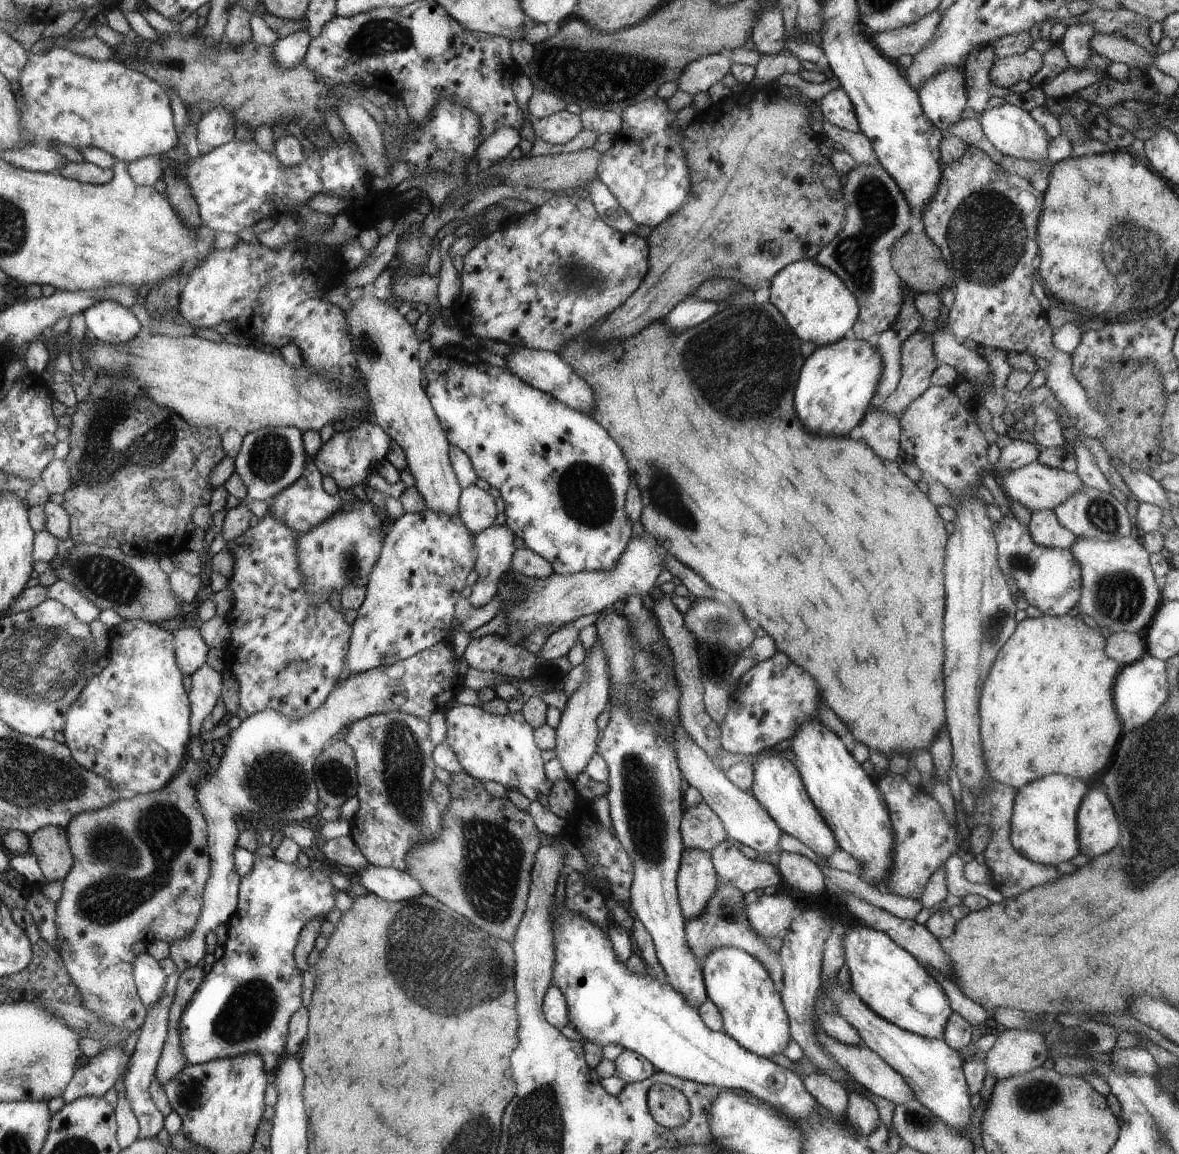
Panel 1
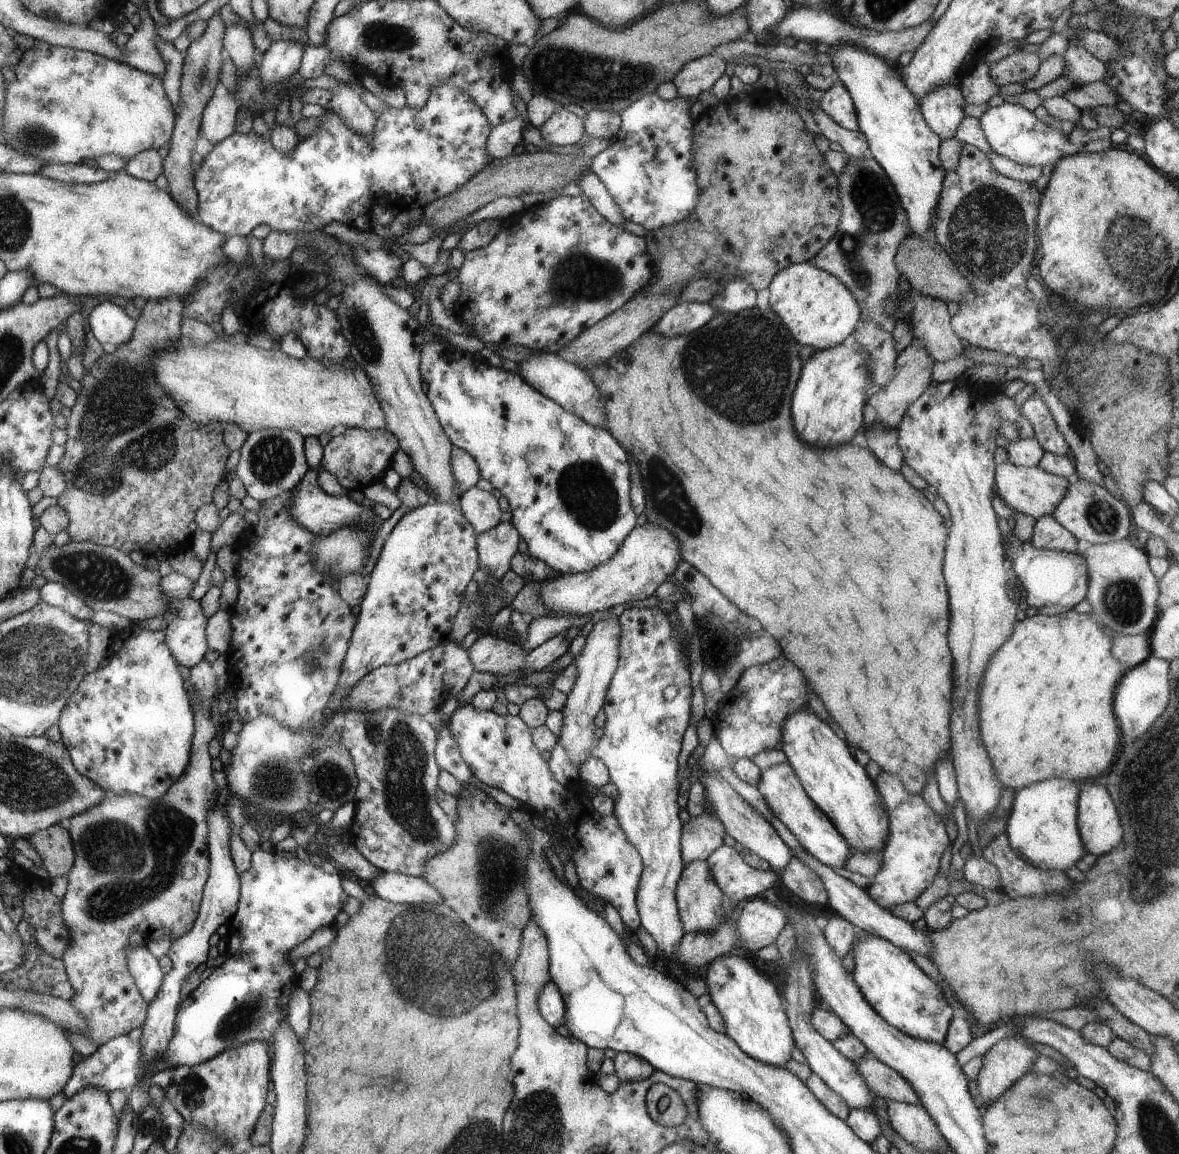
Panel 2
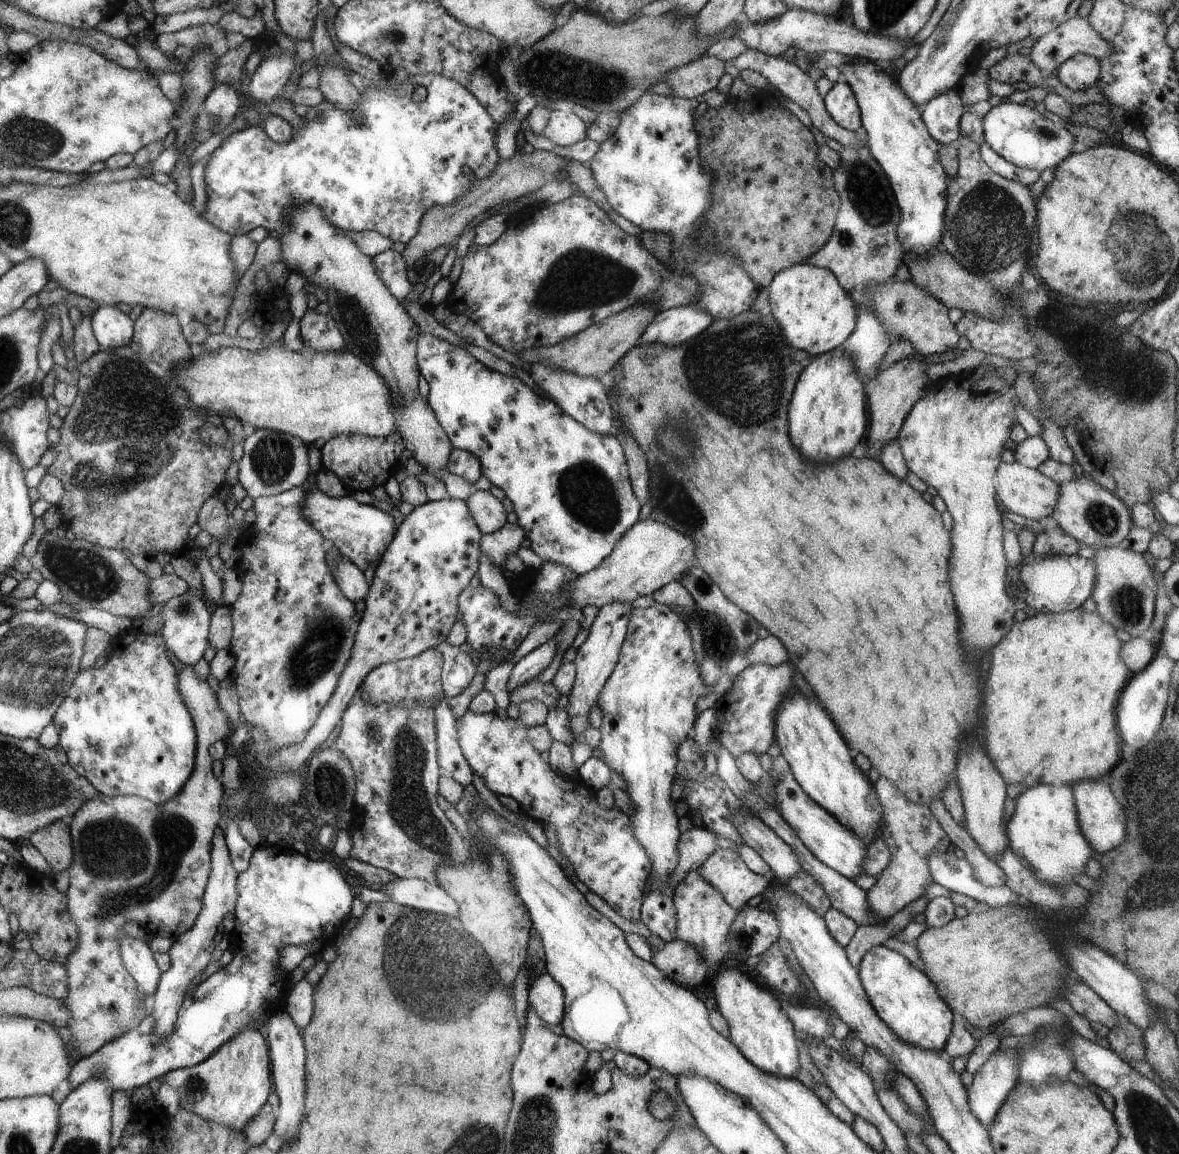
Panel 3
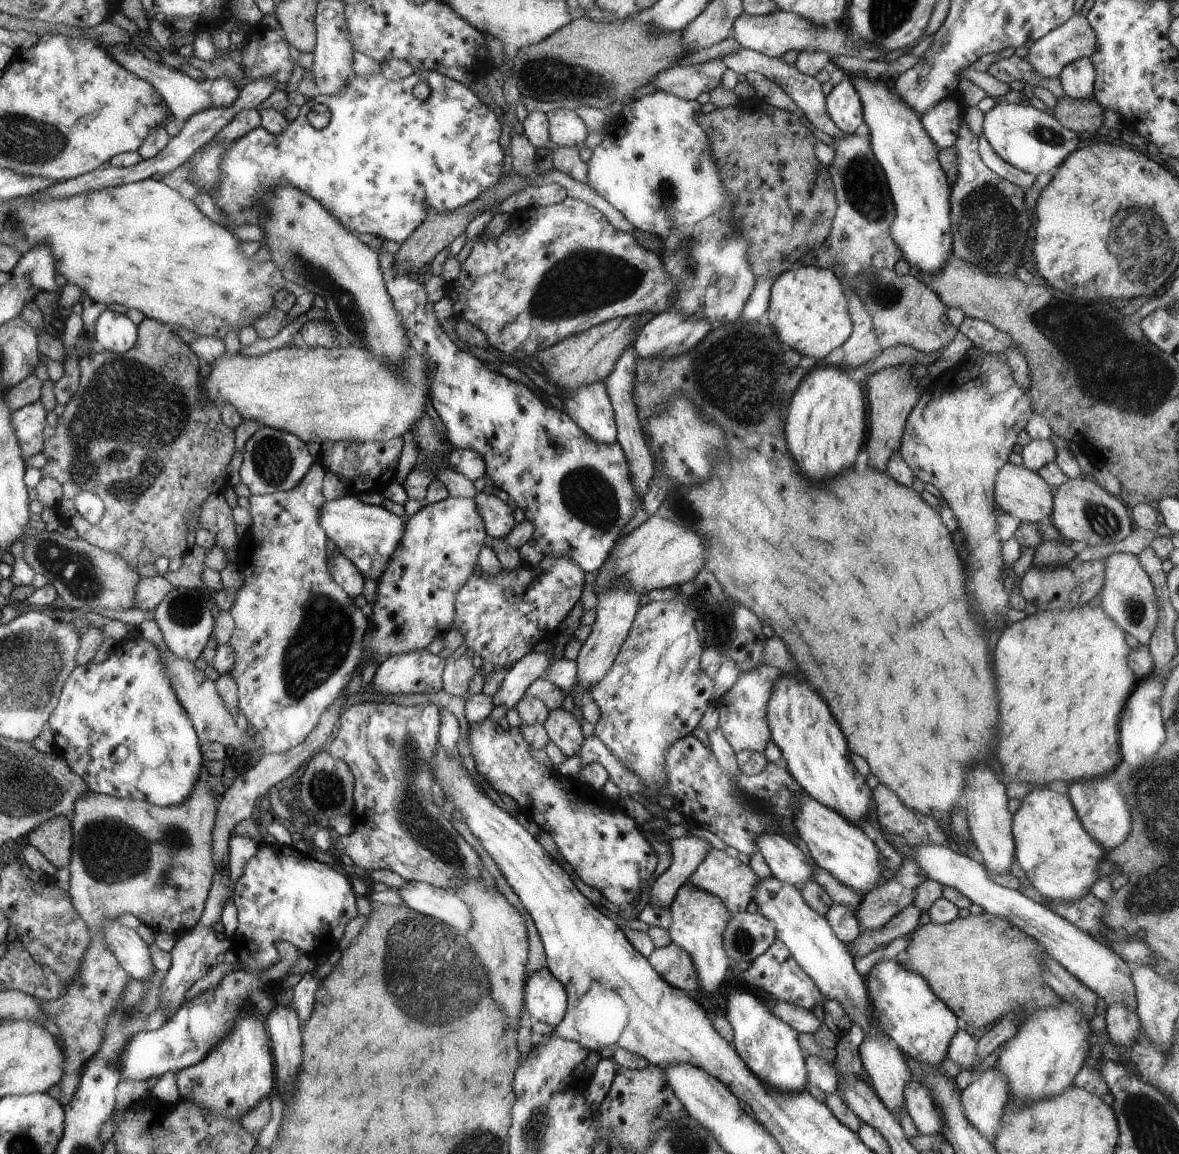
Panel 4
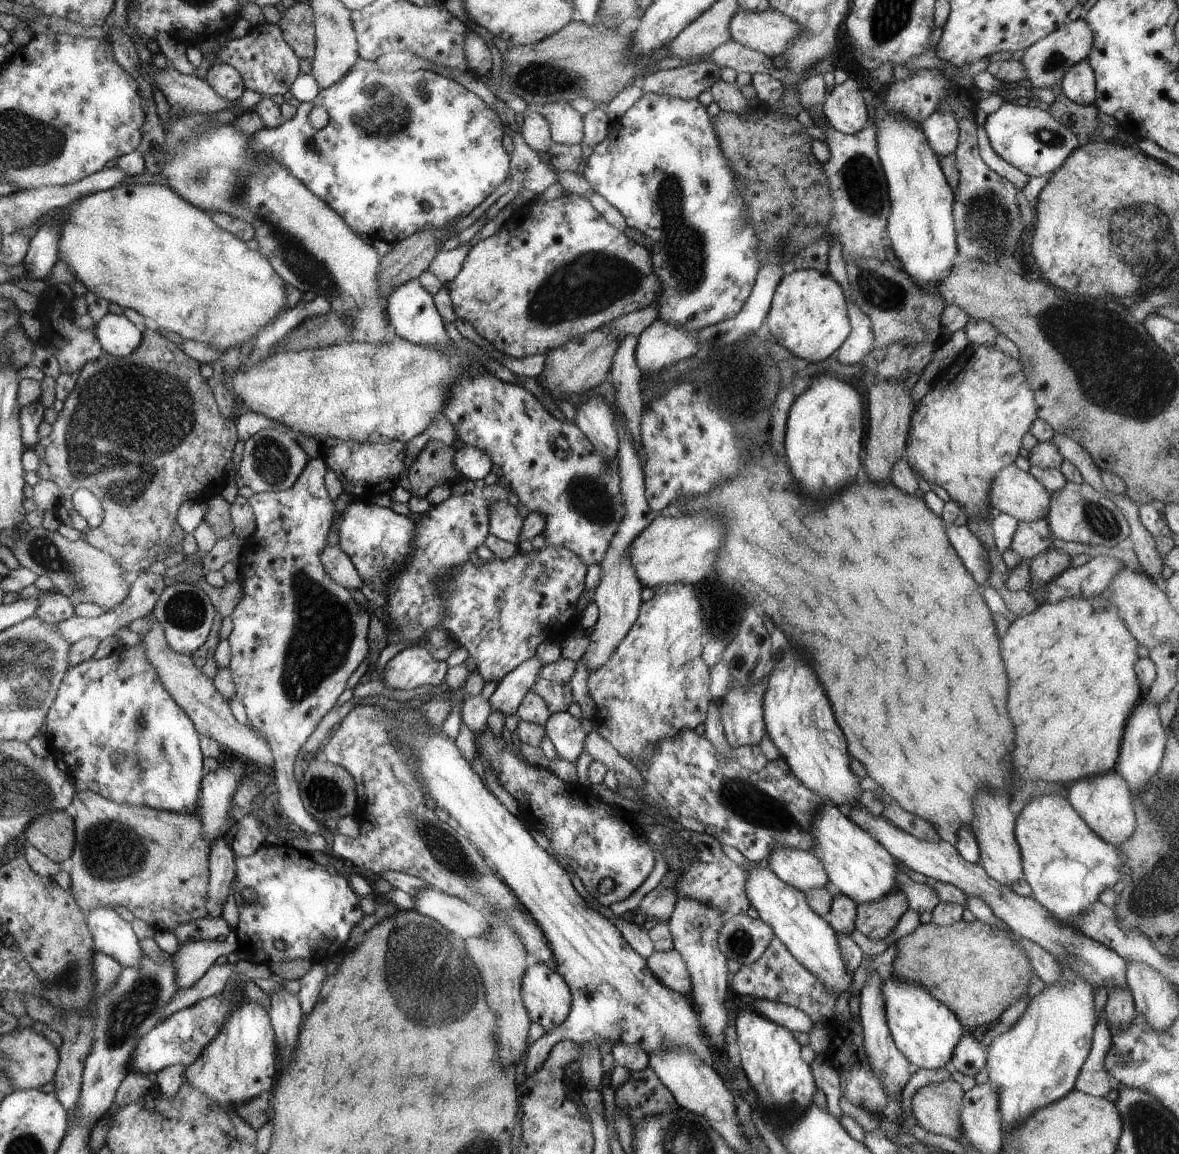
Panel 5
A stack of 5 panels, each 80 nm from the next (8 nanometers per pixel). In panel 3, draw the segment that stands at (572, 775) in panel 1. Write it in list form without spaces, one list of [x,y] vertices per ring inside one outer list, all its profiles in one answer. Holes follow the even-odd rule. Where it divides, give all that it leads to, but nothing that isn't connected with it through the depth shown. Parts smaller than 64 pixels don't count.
[[[628,602],[604,604],[598,611],[590,630],[588,630],[586,642],[577,649],[577,656],[573,661],[575,665],[575,682],[568,696],[568,708],[565,709],[569,713],[570,728],[574,732],[576,741],[584,741],[584,732],[590,726],[588,720],[589,710],[597,706],[598,696],[600,696],[608,676],[614,670],[616,660],[618,660],[622,644],[626,638],[628,624],[630,624],[630,614],[632,613],[633,608]]]

